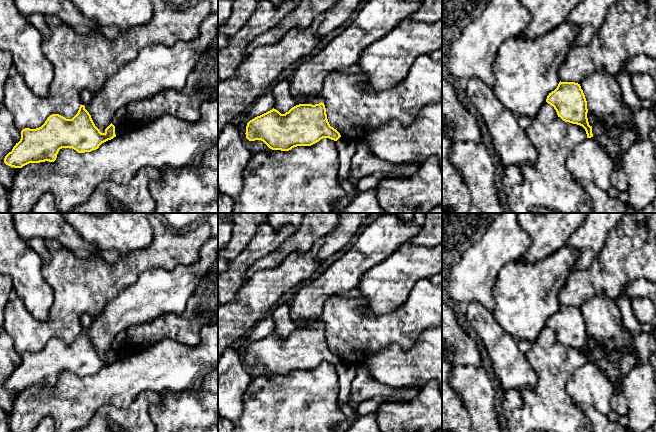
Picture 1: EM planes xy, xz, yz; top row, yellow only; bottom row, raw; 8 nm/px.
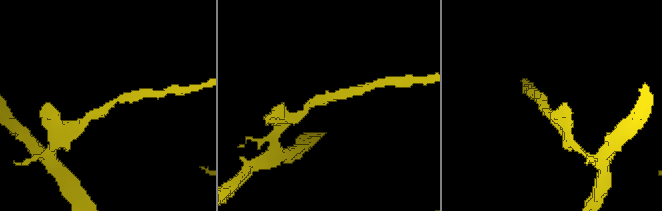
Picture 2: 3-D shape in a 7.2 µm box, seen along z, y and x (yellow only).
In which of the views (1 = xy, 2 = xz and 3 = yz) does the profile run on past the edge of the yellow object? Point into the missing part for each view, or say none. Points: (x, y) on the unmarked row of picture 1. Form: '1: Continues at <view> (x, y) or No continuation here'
1: No continuation here
2: No continuation here
3: No continuation here

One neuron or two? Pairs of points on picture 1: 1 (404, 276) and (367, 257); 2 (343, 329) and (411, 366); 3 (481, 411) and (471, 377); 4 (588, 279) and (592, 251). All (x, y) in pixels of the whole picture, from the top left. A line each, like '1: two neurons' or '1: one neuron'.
1: two neurons
2: two neurons
3: one neuron
4: two neurons

